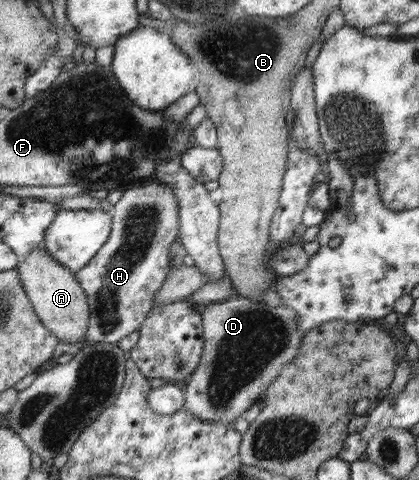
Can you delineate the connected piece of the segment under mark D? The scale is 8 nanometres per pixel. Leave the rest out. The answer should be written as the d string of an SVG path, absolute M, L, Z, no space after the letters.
M233 293L232 296L227 297L222 302L212 302L208 304L204 310L202 310L203 317L203 341L205 343L202 353L202 359L200 360L199 367L195 368L195 373L189 380L183 382L185 394L184 394L184 411L188 411L190 414L196 414L202 421L222 423L223 425L233 425L240 416L245 416L249 407L260 398L262 391L267 391L268 387L271 387L274 380L279 379L281 373L283 373L284 367L292 363L292 360L296 359L296 356L300 355L300 351L303 351L303 339L307 335L306 331L300 331L299 317L294 309L279 305L277 307L270 307L269 304L264 301L252 301L250 298L245 298L237 293Z

